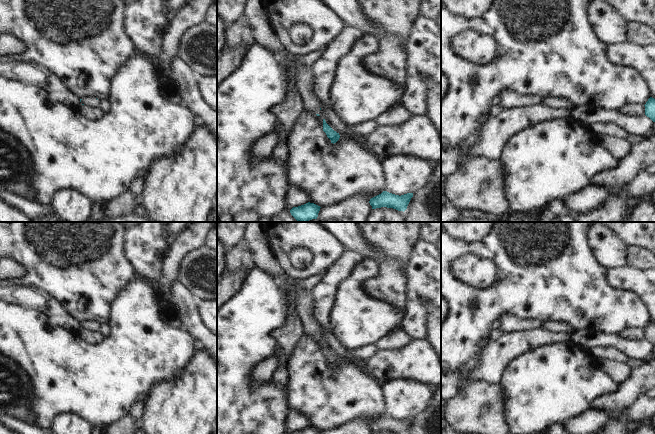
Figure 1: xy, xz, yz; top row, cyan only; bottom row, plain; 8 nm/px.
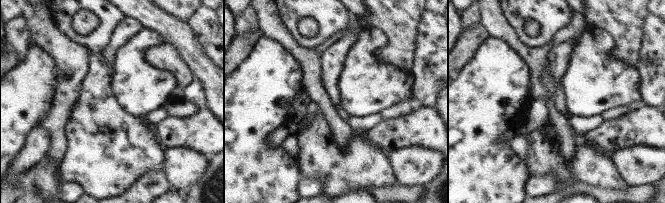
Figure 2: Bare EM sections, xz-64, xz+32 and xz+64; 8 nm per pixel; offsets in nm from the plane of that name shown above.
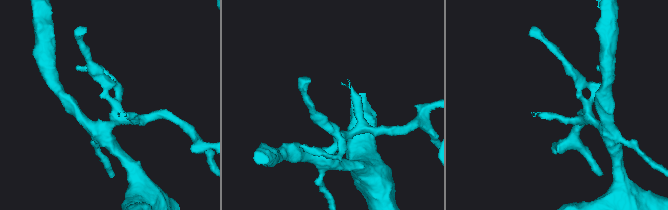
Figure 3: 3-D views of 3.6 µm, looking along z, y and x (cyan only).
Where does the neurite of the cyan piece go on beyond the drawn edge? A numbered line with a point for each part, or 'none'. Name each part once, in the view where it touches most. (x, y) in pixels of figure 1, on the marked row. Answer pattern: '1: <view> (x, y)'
1: xz (304, 85)

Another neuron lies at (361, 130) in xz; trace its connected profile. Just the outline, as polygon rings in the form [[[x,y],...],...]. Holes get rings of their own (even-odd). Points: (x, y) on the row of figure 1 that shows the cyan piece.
[[[369,120],[357,125],[347,125],[346,130],[355,137],[364,138],[371,134],[377,127],[375,120]]]

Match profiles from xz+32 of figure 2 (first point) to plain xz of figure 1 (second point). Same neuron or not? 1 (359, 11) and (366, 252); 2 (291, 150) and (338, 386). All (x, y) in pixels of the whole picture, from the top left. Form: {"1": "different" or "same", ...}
{"1": "same", "2": "different"}

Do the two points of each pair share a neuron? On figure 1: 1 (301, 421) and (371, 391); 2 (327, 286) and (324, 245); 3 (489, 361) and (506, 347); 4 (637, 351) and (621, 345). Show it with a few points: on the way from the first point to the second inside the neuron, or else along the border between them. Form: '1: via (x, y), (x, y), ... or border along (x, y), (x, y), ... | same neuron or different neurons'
1: border along (290, 410), (301, 412), (309, 423) | different neurons
2: border along (342, 253), (325, 272) | different neurons
3: via (493, 358), (502, 351) | same neuron
4: via (633, 349), (625, 346) | same neuron

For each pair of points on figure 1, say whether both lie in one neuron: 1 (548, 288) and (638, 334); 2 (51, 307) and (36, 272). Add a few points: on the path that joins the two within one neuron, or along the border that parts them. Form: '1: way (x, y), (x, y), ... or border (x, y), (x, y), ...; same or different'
1: border (643, 328), (629, 327), (619, 334); different
2: border (23, 285), (35, 287), (46, 292), (63, 308); different

